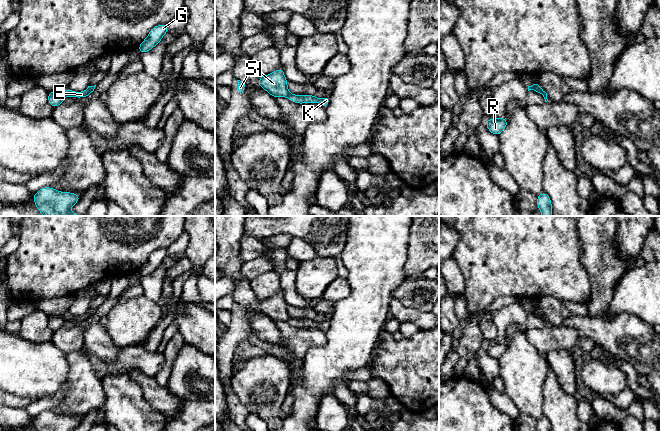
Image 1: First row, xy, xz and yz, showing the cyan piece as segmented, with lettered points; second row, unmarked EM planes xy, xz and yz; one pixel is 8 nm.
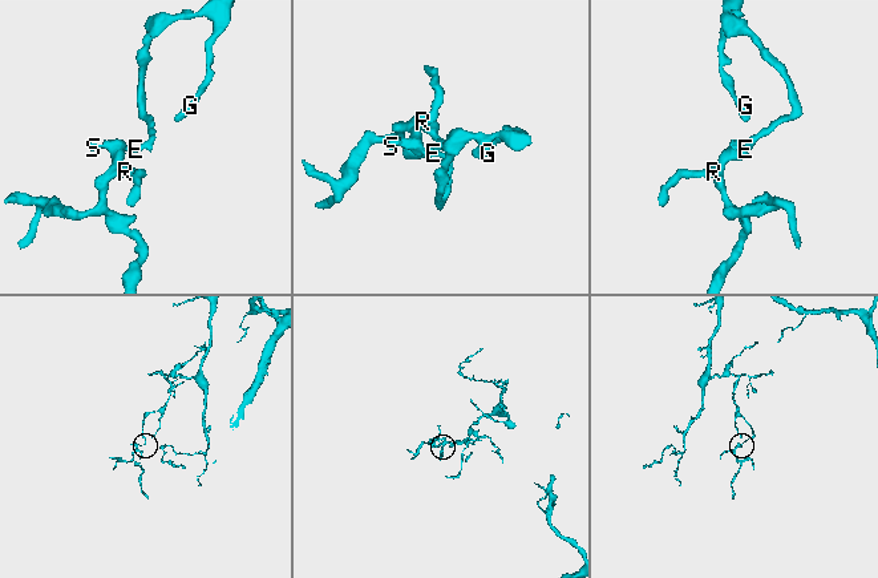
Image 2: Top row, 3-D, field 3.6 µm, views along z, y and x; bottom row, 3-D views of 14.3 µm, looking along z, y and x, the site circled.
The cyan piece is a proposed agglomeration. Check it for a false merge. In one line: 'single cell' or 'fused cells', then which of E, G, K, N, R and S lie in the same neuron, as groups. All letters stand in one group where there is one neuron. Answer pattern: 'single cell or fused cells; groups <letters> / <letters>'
fused cells; groups E G K / N R S

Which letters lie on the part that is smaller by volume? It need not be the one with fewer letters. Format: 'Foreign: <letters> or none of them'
Foreign: N, R, S

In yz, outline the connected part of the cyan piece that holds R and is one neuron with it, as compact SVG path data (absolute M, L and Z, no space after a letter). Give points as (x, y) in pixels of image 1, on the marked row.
M492 118L485 121L488 130L494 135L500 135L500 133L506 128L508 125L508 121L502 118Z

